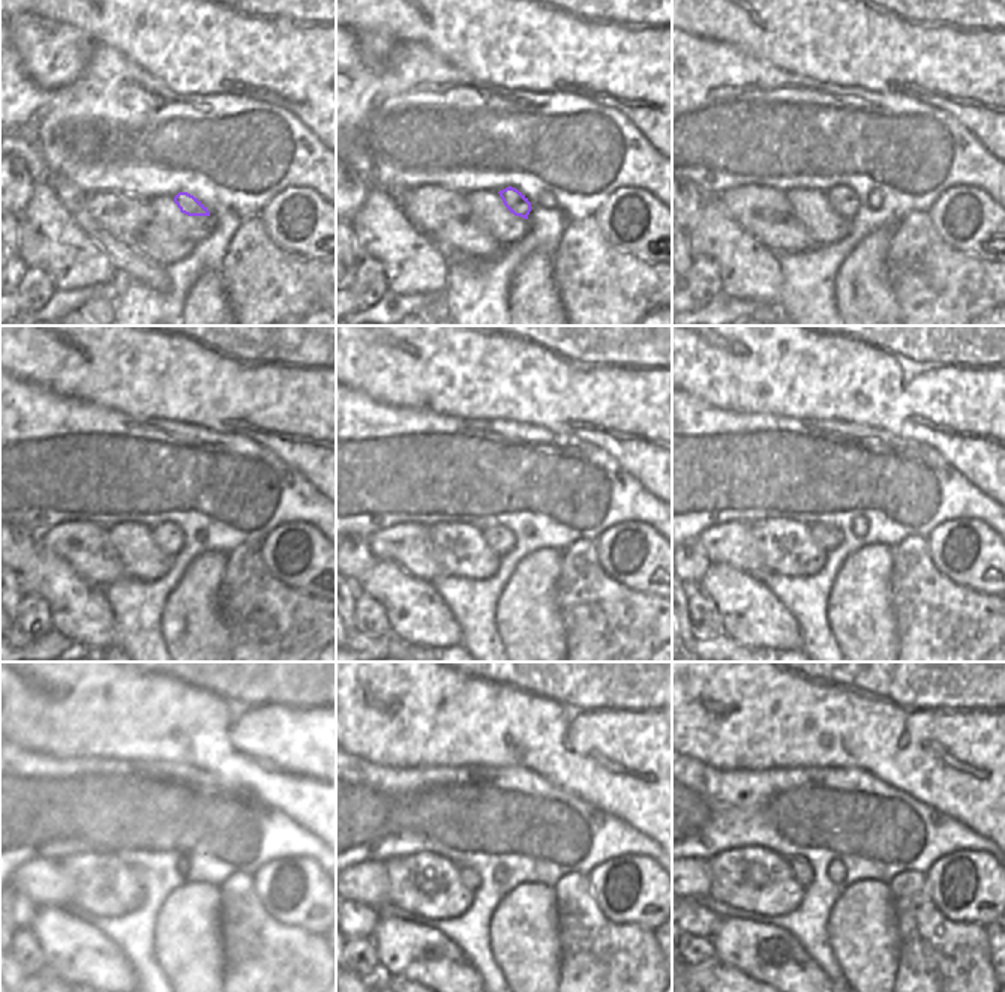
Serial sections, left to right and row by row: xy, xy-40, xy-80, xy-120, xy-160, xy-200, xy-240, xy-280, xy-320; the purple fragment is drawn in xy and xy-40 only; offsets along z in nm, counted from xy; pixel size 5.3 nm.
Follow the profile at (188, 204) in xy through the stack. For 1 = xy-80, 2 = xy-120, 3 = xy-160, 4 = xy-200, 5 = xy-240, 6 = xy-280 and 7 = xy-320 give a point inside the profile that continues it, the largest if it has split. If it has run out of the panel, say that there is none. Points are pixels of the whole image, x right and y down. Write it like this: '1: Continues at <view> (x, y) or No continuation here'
1: Continues at xy-80 (843, 201)
2: Continues at xy-120 (168, 536)
3: Continues at xy-160 (500, 539)
4: Continues at xy-200 (828, 538)
5: Continues at xy-240 (140, 872)
6: Continues at xy-280 (467, 874)
7: Continues at xy-320 (801, 869)

